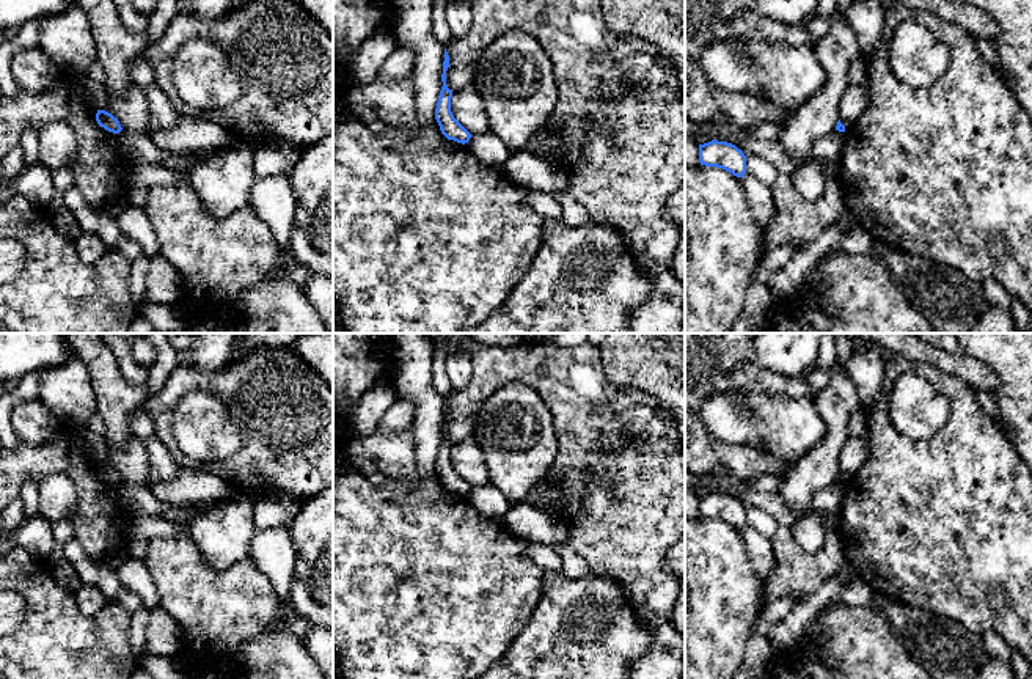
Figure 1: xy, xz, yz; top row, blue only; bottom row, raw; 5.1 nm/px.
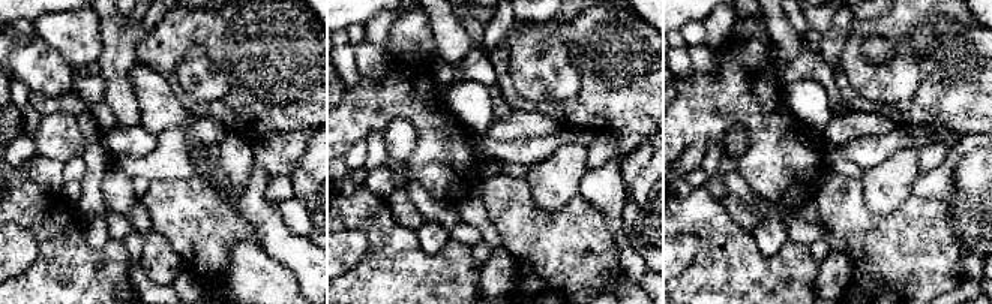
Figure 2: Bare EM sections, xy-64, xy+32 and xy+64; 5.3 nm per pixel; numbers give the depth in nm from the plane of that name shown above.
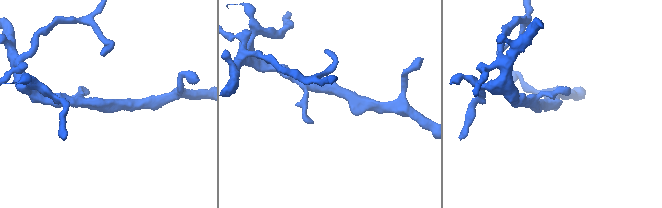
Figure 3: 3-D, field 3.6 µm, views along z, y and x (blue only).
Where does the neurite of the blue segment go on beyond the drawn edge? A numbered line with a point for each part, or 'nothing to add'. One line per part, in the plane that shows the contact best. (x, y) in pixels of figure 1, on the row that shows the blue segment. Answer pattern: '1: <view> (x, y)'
nothing to add

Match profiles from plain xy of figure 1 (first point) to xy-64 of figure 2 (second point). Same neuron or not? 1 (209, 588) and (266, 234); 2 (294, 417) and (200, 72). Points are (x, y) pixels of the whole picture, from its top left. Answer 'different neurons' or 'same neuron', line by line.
1: different neurons
2: different neurons

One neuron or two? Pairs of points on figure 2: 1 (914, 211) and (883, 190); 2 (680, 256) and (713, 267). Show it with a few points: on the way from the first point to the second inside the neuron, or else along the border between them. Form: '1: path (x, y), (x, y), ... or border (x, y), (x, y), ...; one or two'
1: border (911, 193), (887, 214), (877, 214), (868, 208); two
2: border (689, 232), (698, 240), (698, 258), (679, 276); two

